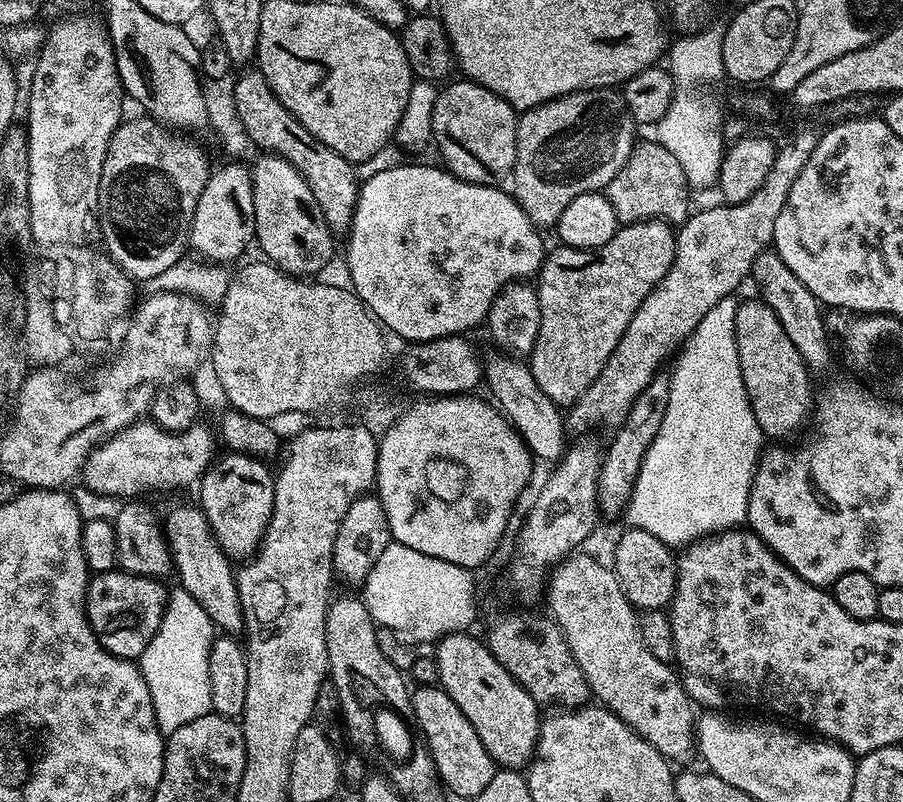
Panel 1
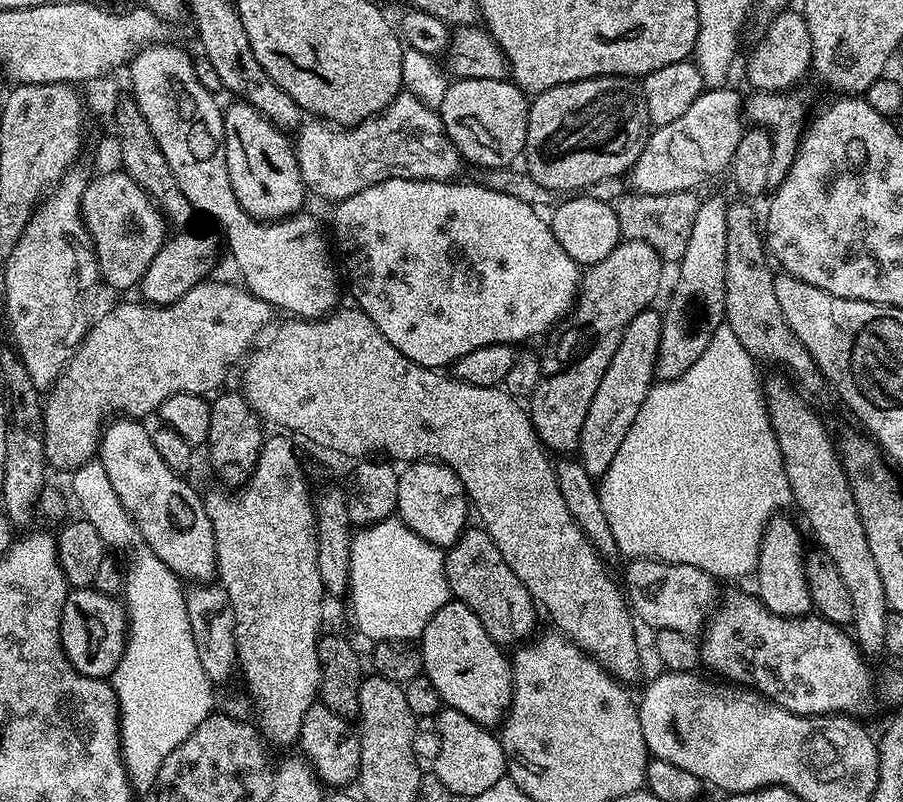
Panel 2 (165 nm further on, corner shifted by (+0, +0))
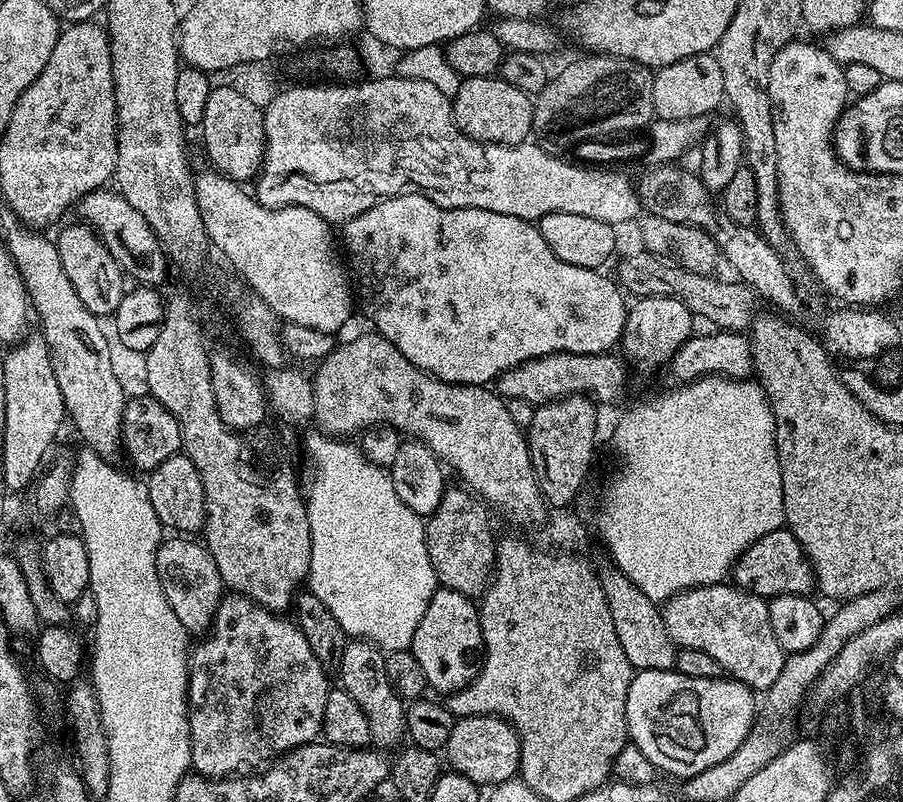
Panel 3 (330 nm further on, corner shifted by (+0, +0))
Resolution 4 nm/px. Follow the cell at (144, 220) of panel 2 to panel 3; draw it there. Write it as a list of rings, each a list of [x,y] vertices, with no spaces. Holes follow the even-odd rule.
[[[83,222],[75,223],[54,236],[58,258],[62,258],[62,270],[66,270],[66,278],[70,278],[74,294],[82,298],[82,306],[86,306],[90,314],[101,318],[111,317],[118,310],[126,291],[124,271],[89,225]]]

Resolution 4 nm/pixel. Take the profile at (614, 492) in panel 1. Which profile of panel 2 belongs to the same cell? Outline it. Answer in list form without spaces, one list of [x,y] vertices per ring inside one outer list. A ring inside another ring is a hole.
[[[705,195],[698,206],[698,214],[694,214],[694,226],[690,229],[690,242],[686,246],[686,254],[678,261],[680,277],[677,278],[676,289],[668,300],[668,309],[663,309],[662,312],[662,338],[658,342],[658,358],[656,359],[655,379],[657,381],[673,380],[686,374],[686,370],[690,370],[690,366],[694,366],[694,362],[702,358],[710,338],[714,338],[714,330],[718,330],[725,323],[726,282],[724,279],[726,278],[726,234],[728,233],[726,210],[728,206],[727,199]]]

